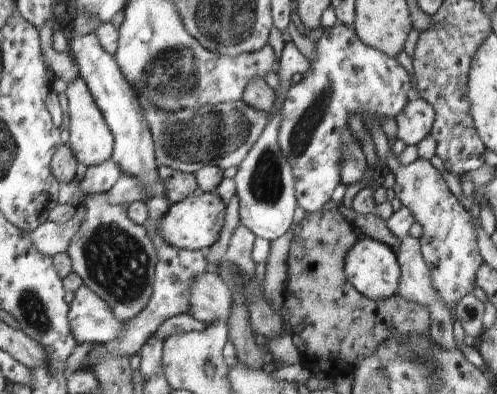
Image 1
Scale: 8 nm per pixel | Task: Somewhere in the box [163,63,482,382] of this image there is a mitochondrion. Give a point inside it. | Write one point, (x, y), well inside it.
(311, 118)

